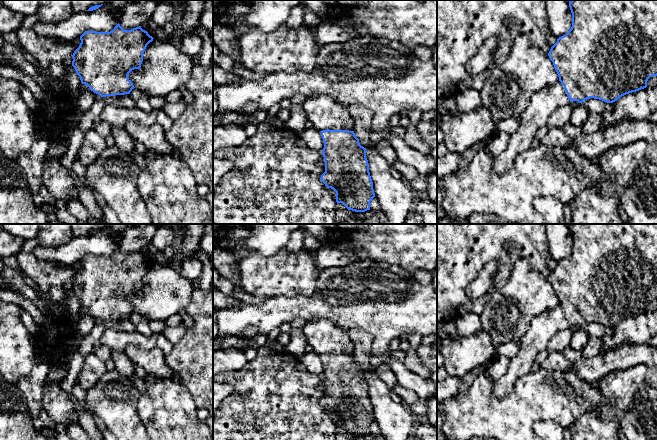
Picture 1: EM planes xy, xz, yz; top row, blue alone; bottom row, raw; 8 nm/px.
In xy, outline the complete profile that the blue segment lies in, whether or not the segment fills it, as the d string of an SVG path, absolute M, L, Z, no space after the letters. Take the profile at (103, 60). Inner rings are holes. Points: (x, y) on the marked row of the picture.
M118 23L110 32L85 31L81 43L72 55L72 66L80 77L81 83L95 93L96 100L106 105L133 108L135 102L130 92L135 88L128 75L134 69L140 69L143 53L153 37L141 26L124 30Z

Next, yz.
M571 0L572 27L551 47L548 56L559 81L532 96L529 107L521 114L518 129L510 134L507 148L495 158L493 170L503 174L510 170L516 158L531 148L537 131L547 125L553 111L570 102L594 98L613 103L620 97L647 87L650 77L657 76L657 0Z

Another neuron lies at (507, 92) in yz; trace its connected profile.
M520 34L515 38L505 61L491 68L491 74L480 91L481 105L490 111L497 122L510 117L519 120L529 107L533 94L558 81L558 74L548 54L532 46L528 36Z

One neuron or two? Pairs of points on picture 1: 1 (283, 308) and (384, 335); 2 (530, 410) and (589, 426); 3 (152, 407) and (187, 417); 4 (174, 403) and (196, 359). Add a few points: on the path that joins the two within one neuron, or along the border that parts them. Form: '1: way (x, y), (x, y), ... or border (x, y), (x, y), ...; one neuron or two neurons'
1: way (308, 308), (327, 308), (331, 312), (359, 312); one neuron
2: border (596, 412), (585, 412), (569, 429); two neurons
3: way (161, 408), (164, 408), (173, 417), (178, 417); one neuron
4: border (179, 383), (188, 392), (196, 405); two neurons

